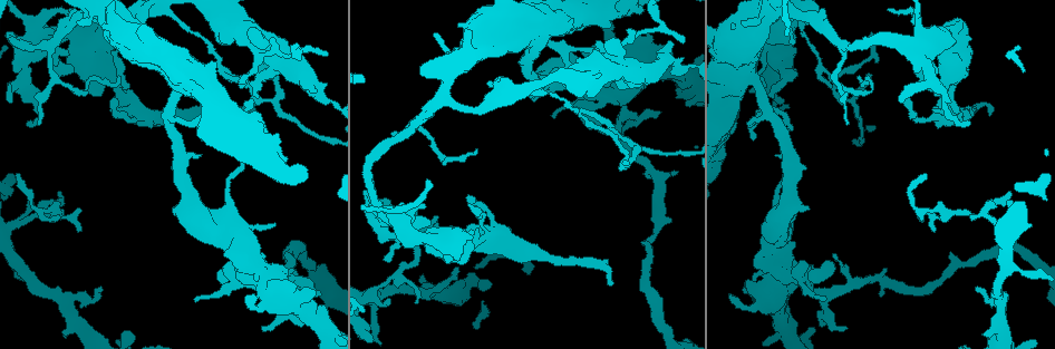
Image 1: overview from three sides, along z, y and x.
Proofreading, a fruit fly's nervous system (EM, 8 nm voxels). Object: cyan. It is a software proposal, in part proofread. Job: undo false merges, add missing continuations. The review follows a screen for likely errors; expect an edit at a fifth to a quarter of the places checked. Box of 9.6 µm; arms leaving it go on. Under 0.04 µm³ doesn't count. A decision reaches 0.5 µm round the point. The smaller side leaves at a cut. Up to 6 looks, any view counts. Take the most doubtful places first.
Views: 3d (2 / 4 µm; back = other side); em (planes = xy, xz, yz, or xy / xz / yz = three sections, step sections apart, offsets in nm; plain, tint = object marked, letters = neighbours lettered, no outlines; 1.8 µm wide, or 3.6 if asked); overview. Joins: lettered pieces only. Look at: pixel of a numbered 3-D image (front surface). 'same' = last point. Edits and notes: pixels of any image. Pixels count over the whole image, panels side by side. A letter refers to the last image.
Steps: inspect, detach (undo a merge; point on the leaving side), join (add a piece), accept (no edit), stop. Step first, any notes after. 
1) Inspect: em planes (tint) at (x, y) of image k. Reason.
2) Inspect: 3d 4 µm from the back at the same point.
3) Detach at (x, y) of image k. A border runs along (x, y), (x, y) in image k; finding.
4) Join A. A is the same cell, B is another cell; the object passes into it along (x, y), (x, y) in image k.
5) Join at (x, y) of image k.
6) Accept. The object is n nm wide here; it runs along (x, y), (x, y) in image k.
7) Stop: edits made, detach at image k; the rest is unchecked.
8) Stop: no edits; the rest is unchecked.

Inspect: 3d 4 µm from the back at (612, 68) of image 1. Arms part here.

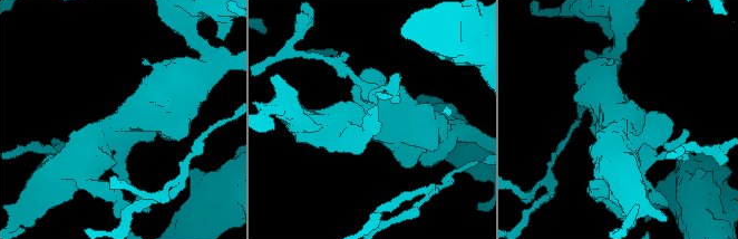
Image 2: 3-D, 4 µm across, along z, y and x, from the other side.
Inspect: em 3.6 µm xz step 16 (tint) at (621, 120) of image 2. Need the tissue.

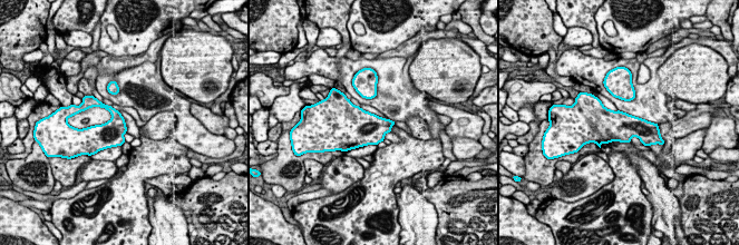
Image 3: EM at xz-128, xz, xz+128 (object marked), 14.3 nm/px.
Inspect: em 3.6 µm planes (letters) at the same point.

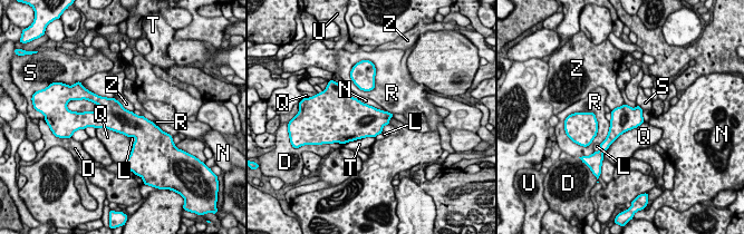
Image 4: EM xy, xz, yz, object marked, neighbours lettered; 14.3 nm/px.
Accept. The object is 360 nm wide here; D, L, N, Q, R, S, T, U and Z are other cells; a border runs along (114, 97), (126, 109), (132, 111) in image 4; all the same neuron.

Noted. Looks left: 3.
Inspect: em planes (tint) at (790, 269) of image 1. Looks like a crossing.

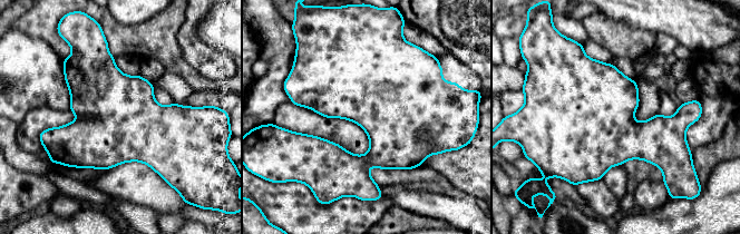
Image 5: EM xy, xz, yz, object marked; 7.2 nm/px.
Inspect: em planes (letters) at the same point. See the neighbours.

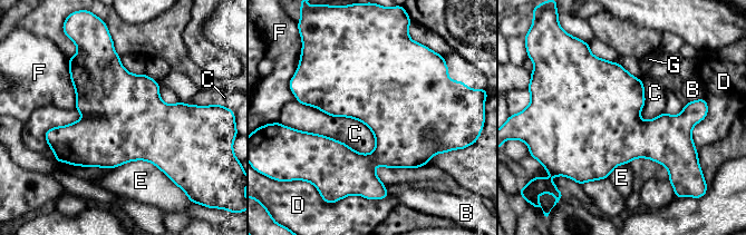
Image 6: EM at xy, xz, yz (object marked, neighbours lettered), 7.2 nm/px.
Accept. The longest contact is with C, 600 nm; B, C, D, E, F and G are other cells; a border runs along (297, 129), (358, 153), (376, 145) in image 6; all the same neuron.

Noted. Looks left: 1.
Inspect: em 3.6 µm planes (letters) at (1010, 201) of image 1. Tapers out.

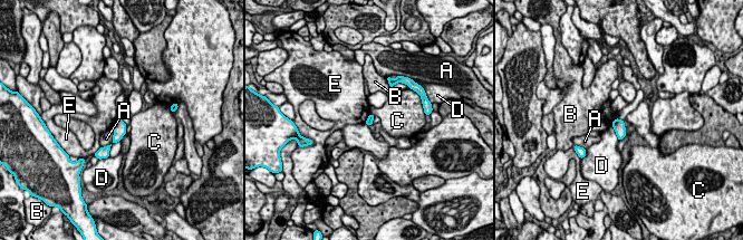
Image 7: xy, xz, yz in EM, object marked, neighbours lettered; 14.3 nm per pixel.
Accept. The object is 100 nm wide here; A, B, C, D and E are other cells; a border runs along (117, 120), (112, 128) in image 7; no lettered piece goes on from it.

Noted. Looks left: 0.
Stop: no edits; the rest is unchecked.

